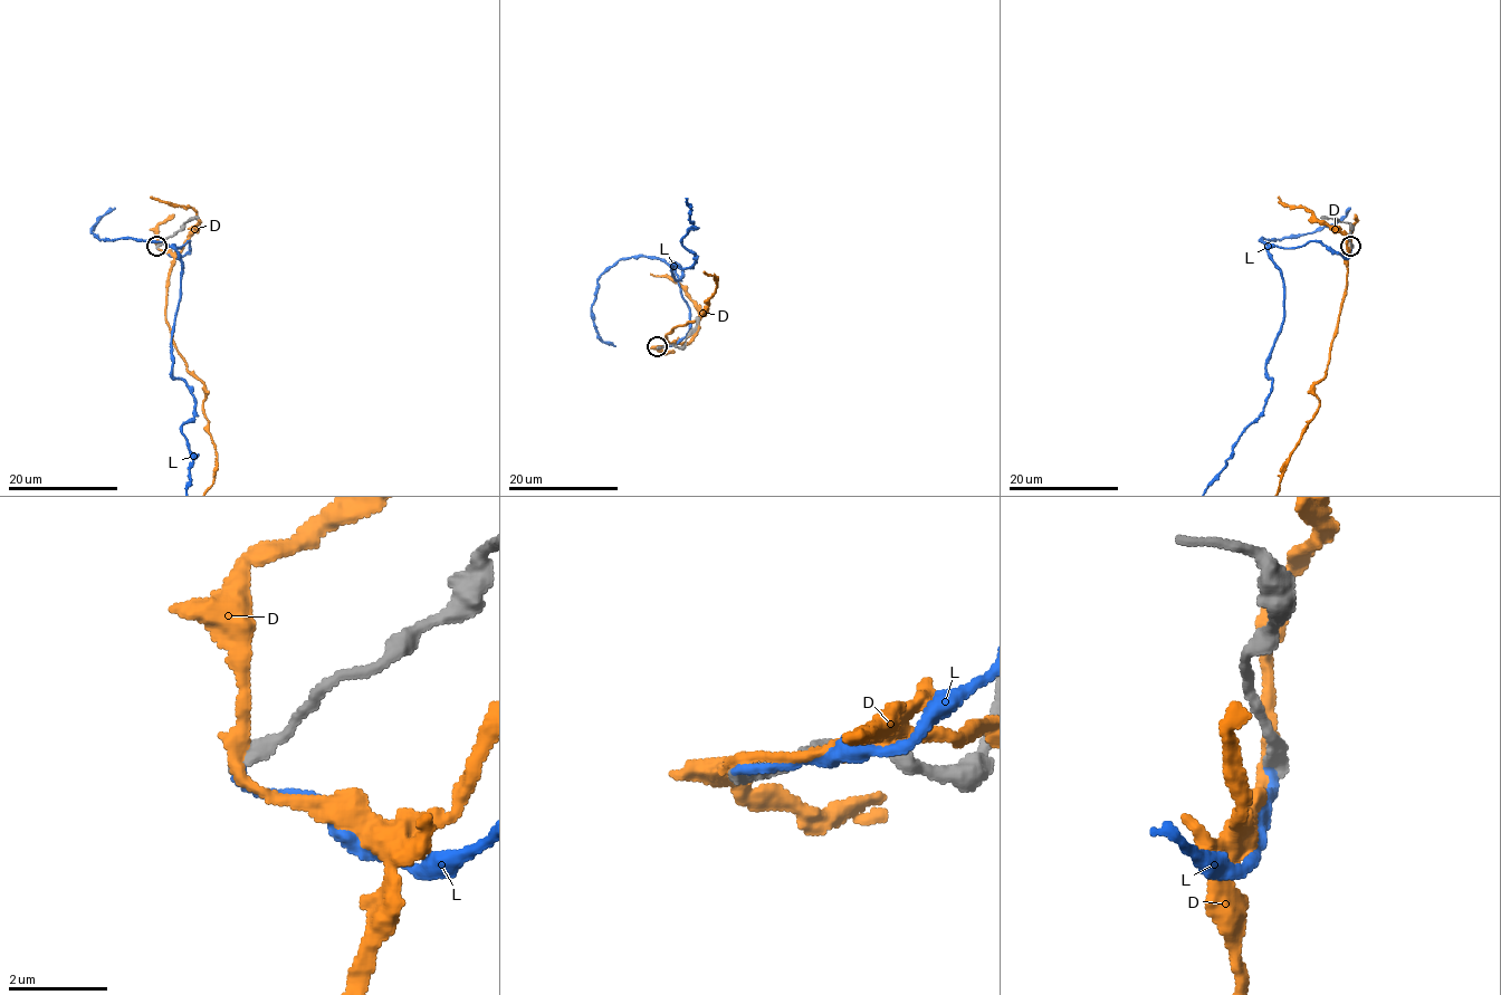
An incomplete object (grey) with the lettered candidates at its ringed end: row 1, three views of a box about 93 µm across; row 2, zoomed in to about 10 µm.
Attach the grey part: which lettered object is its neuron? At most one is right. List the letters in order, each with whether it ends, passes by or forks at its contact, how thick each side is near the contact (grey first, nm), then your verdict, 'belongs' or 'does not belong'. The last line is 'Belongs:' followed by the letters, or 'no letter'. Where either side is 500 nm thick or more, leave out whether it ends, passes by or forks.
D: it passes by | 360/240 nm | does not belong
L: it ends | 360/190 nm | belongs
Belongs: L

